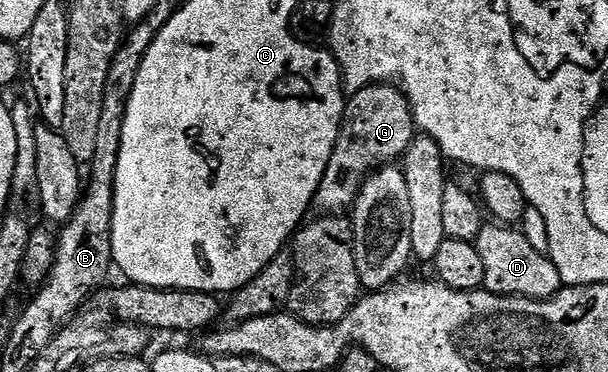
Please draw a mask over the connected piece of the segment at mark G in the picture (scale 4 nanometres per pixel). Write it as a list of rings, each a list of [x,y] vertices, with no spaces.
[[[394,83],[369,85],[346,97],[346,110],[342,112],[342,126],[338,128],[338,138],[332,151],[332,159],[328,159],[328,167],[324,171],[324,179],[314,196],[313,208],[322,215],[338,215],[349,210],[358,198],[363,181],[376,169],[381,169],[397,162],[410,144],[414,142],[416,126],[410,114],[410,104],[402,94],[401,88]]]

